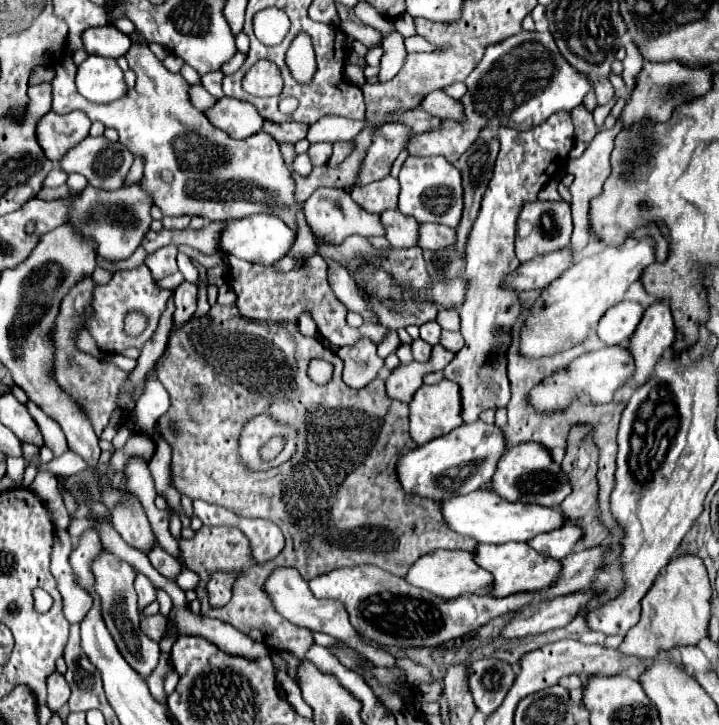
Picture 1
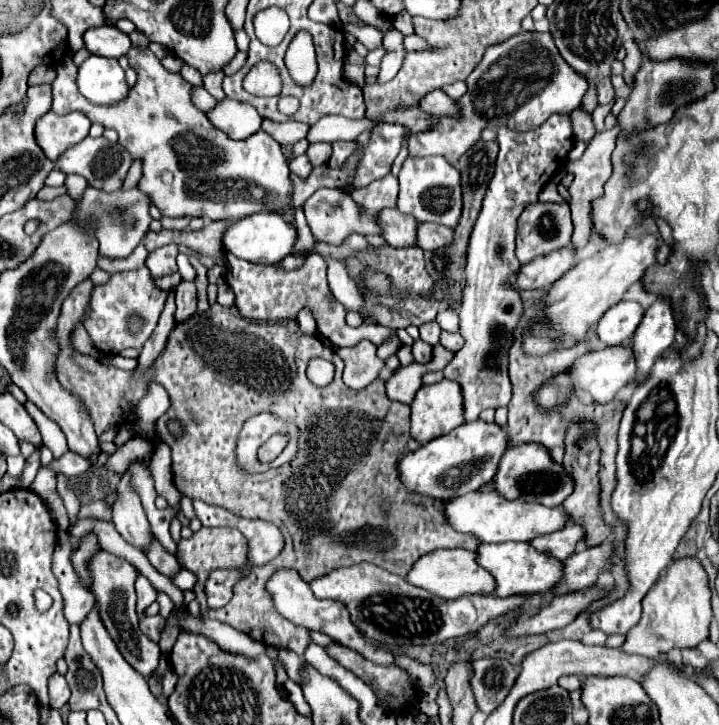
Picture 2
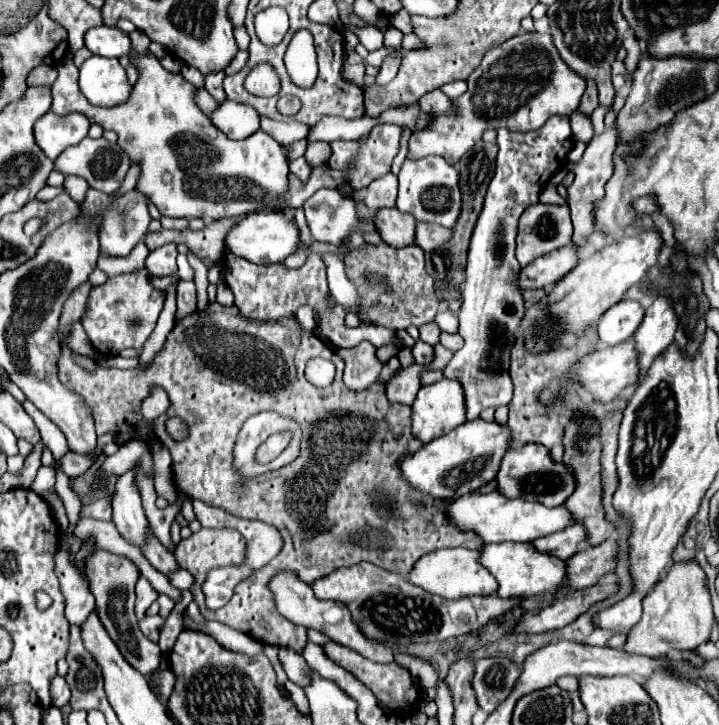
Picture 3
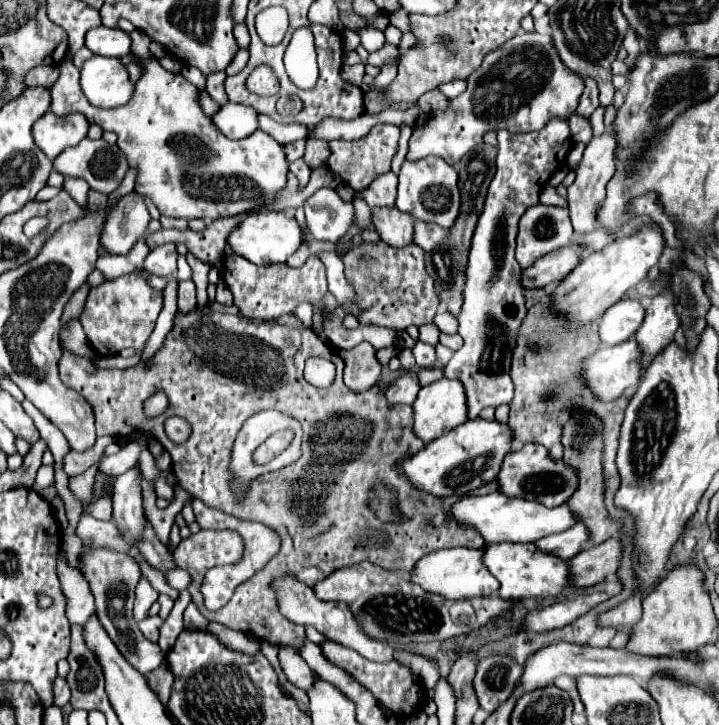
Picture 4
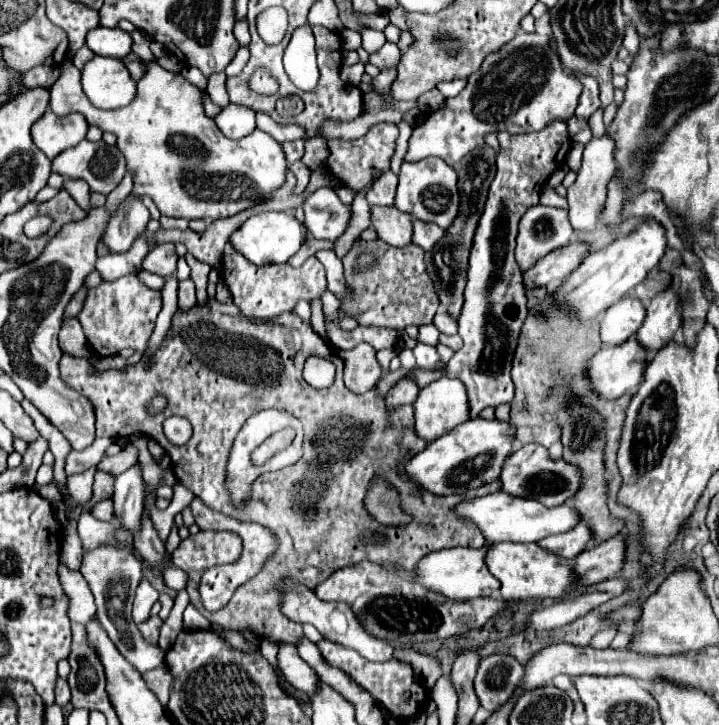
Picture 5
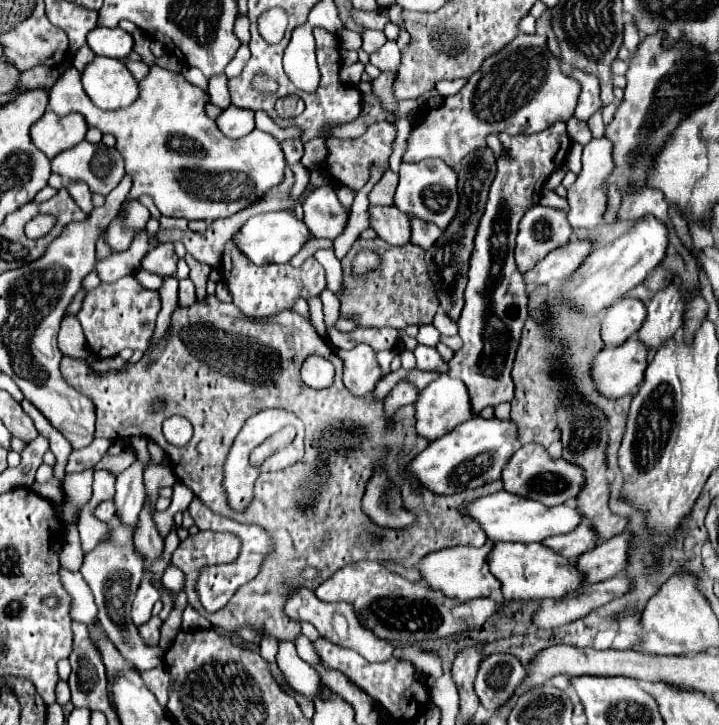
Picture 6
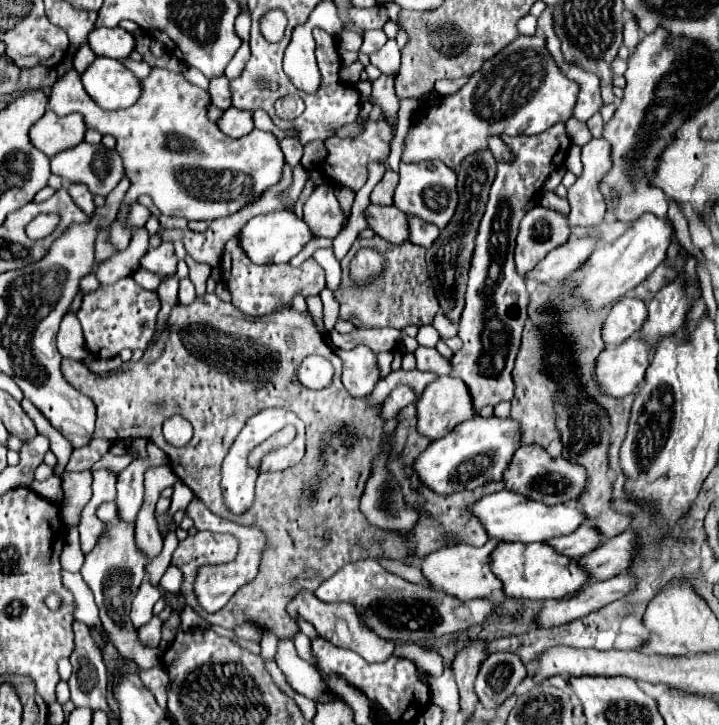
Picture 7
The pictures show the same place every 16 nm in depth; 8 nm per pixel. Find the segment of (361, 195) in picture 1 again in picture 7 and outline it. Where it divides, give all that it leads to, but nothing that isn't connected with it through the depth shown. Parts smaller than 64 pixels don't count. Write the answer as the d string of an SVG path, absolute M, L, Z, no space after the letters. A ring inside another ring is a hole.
M388 168L386 174L382 176L382 180L374 186L374 190L370 194L370 202L380 204L380 206L390 206L394 202L396 184L398 184L398 174Z

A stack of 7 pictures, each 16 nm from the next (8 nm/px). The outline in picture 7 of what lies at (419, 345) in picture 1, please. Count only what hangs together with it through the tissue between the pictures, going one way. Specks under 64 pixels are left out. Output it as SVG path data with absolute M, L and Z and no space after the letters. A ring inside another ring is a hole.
M418 346L414 352L416 360L418 360L418 370L422 372L434 372L438 376L450 374L450 362L444 360L436 348L428 348L428 346Z

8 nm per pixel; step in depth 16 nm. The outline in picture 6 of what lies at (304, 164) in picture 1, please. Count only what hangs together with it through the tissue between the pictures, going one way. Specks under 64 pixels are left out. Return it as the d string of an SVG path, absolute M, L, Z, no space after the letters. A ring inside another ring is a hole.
M296 162L296 164L292 164L290 168L292 168L294 176L296 176L296 184L294 184L294 188L292 188L292 196L300 196L300 194L304 192L304 188L308 186L308 176L310 176L310 172L308 172L308 168L306 168L302 162Z

